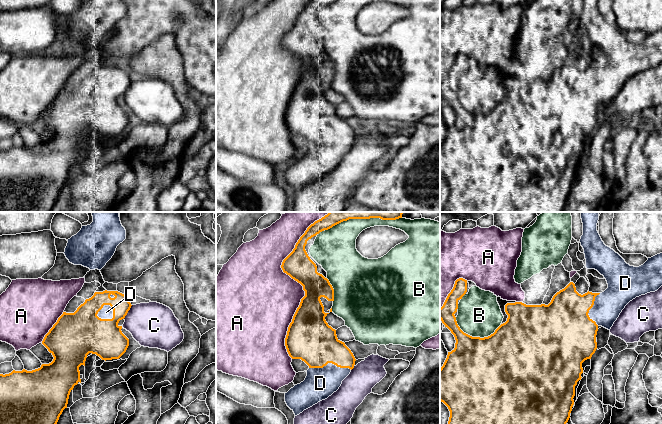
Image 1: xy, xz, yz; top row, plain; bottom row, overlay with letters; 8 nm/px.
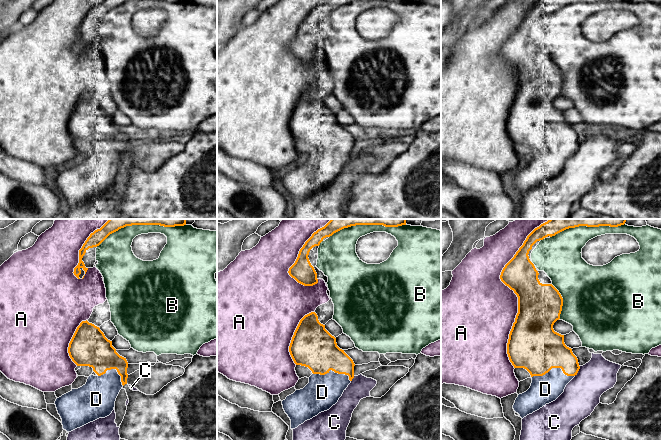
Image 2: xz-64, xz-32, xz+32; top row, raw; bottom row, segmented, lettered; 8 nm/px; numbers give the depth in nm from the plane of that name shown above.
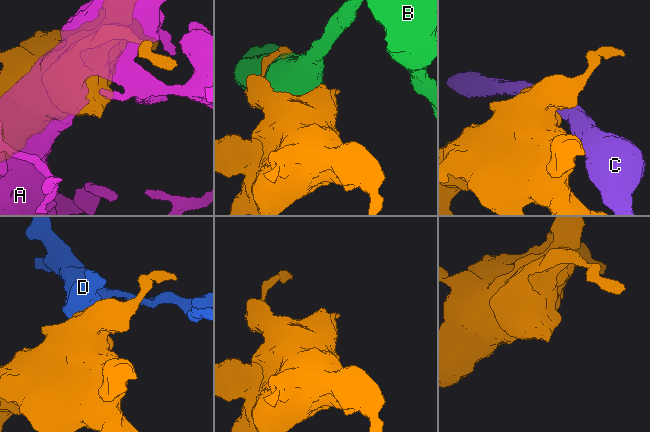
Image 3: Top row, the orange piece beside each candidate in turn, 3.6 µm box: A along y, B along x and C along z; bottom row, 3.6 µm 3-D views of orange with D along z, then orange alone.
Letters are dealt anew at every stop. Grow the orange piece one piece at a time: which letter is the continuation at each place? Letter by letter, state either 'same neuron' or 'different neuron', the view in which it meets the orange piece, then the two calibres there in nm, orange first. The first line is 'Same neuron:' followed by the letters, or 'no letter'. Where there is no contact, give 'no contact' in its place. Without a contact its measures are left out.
Same neuron: D
A: different neuron; contact in xz; calibres 220 and 460 nm
B: different neuron; contact in yz; calibres 500 and 360 nm
C: different neuron; contact in xy; calibres 260 and 360 nm
D: same neuron; contact in xy; calibres 320 and 100 nm

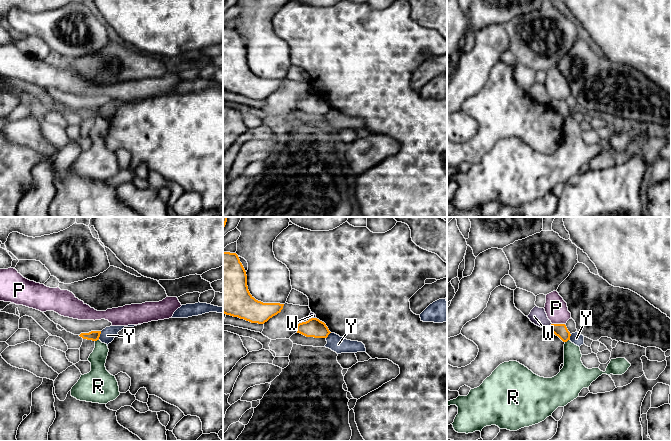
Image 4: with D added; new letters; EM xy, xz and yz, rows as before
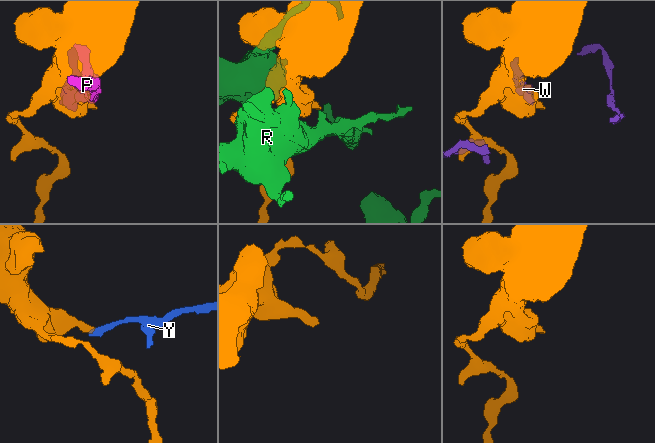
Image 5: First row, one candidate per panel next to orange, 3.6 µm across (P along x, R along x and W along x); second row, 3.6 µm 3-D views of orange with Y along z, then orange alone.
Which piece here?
Same neuron: no letter
P: different neuron; contact in yz; calibres 110 and 180 nm
R: different neuron; contact in yz; calibres 110 and 180 nm
W: different neuron; contact in yz; calibres 110 and 140 nm
Y: different neuron; contact in xy; calibres 80 and 120 nm

